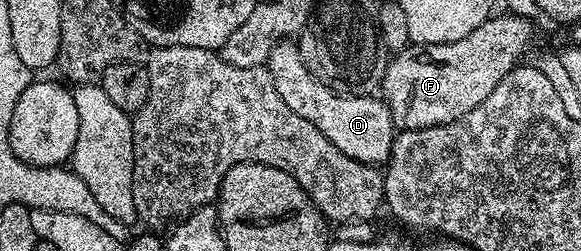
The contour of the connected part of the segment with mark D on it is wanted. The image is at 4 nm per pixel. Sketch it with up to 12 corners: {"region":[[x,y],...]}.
{"region":[[294,40],[268,69],[280,100],[344,156],[389,162],[385,101],[340,94],[308,72]]}

